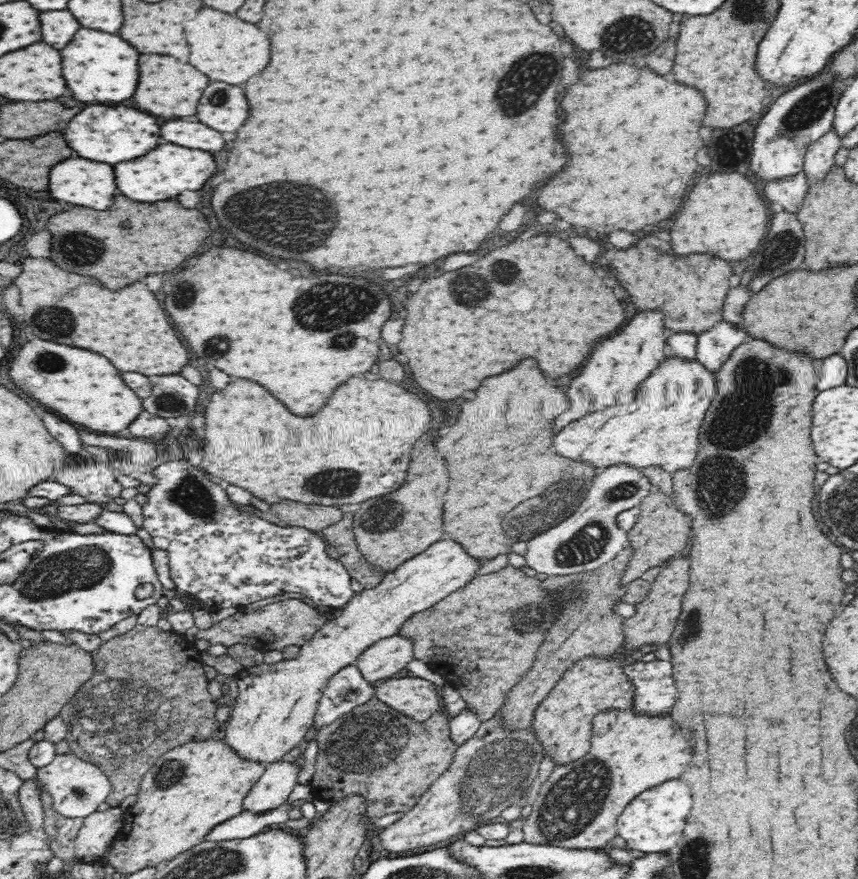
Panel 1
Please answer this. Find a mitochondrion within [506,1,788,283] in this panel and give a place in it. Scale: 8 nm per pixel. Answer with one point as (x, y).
(622, 38)

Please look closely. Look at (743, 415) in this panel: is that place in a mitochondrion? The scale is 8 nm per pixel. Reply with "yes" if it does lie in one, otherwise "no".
yes

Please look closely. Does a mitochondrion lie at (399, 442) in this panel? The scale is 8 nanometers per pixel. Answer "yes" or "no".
no

